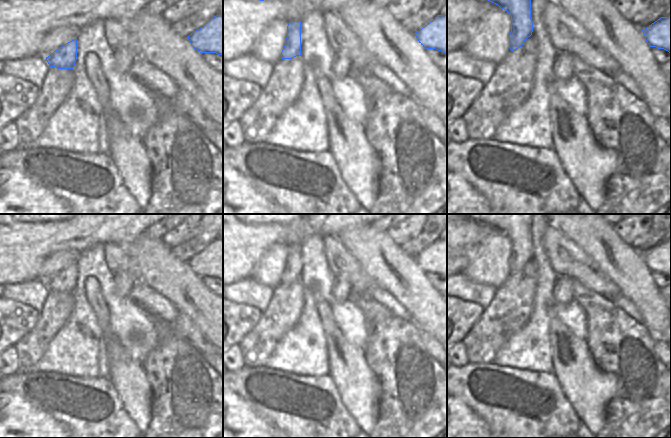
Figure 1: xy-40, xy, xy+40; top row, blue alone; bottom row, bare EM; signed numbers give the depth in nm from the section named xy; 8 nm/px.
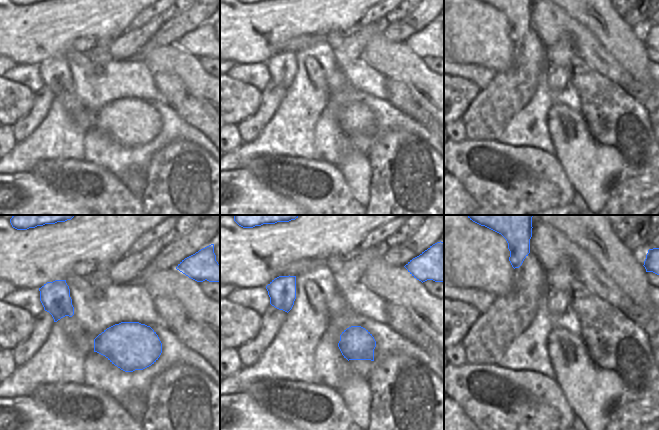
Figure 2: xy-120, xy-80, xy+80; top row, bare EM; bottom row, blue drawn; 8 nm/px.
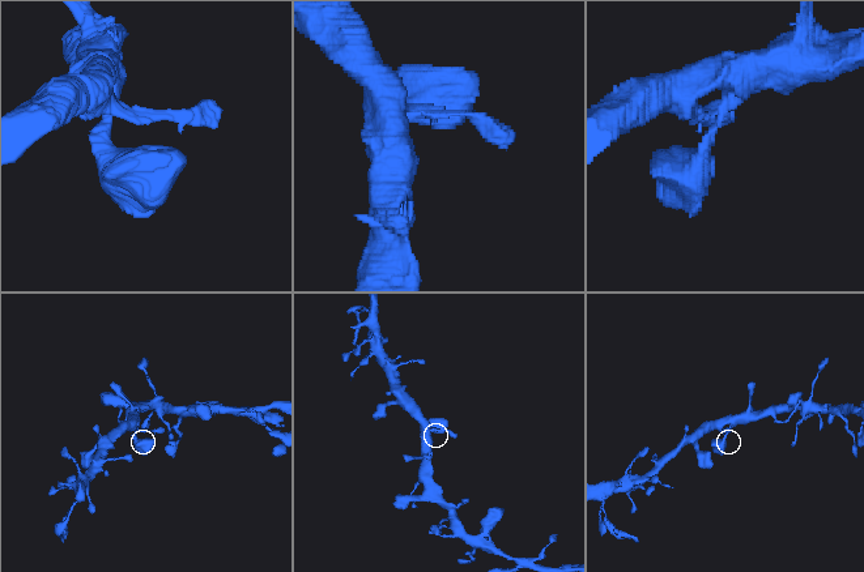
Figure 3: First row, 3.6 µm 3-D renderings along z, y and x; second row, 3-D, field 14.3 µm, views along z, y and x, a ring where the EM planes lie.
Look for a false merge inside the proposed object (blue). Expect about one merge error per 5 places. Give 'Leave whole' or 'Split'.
Leave whole

